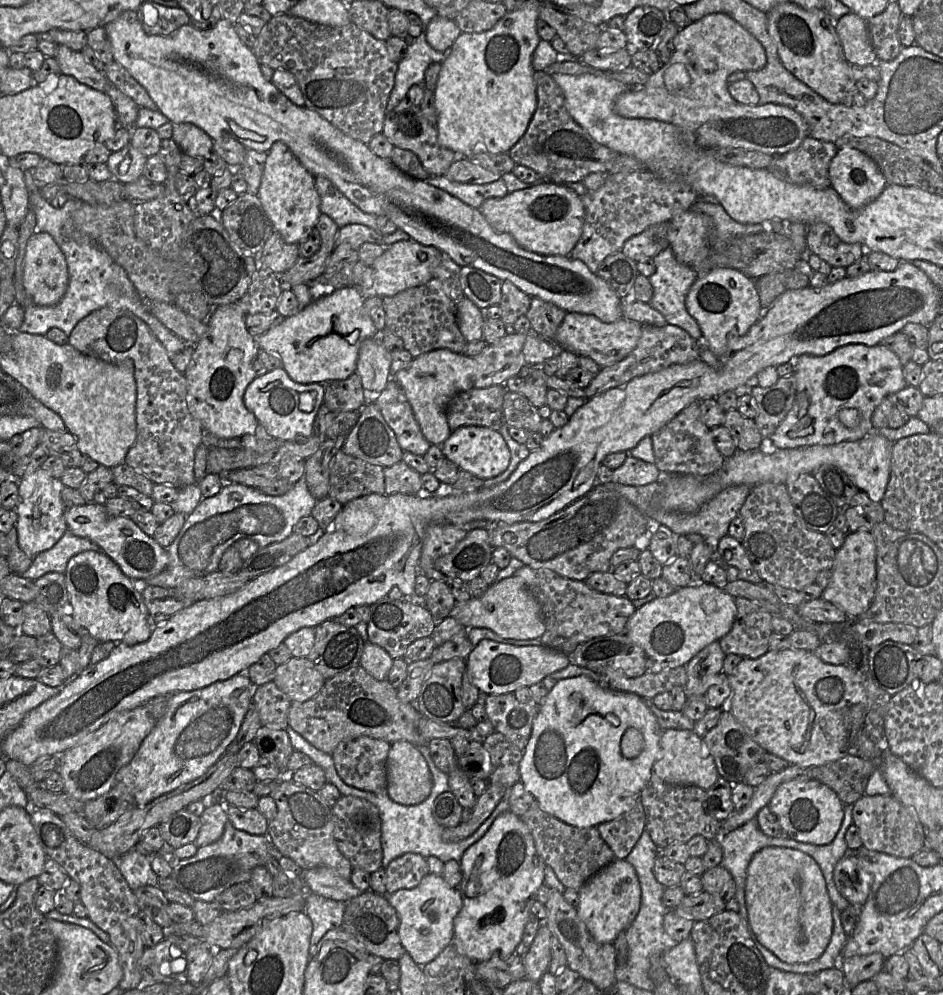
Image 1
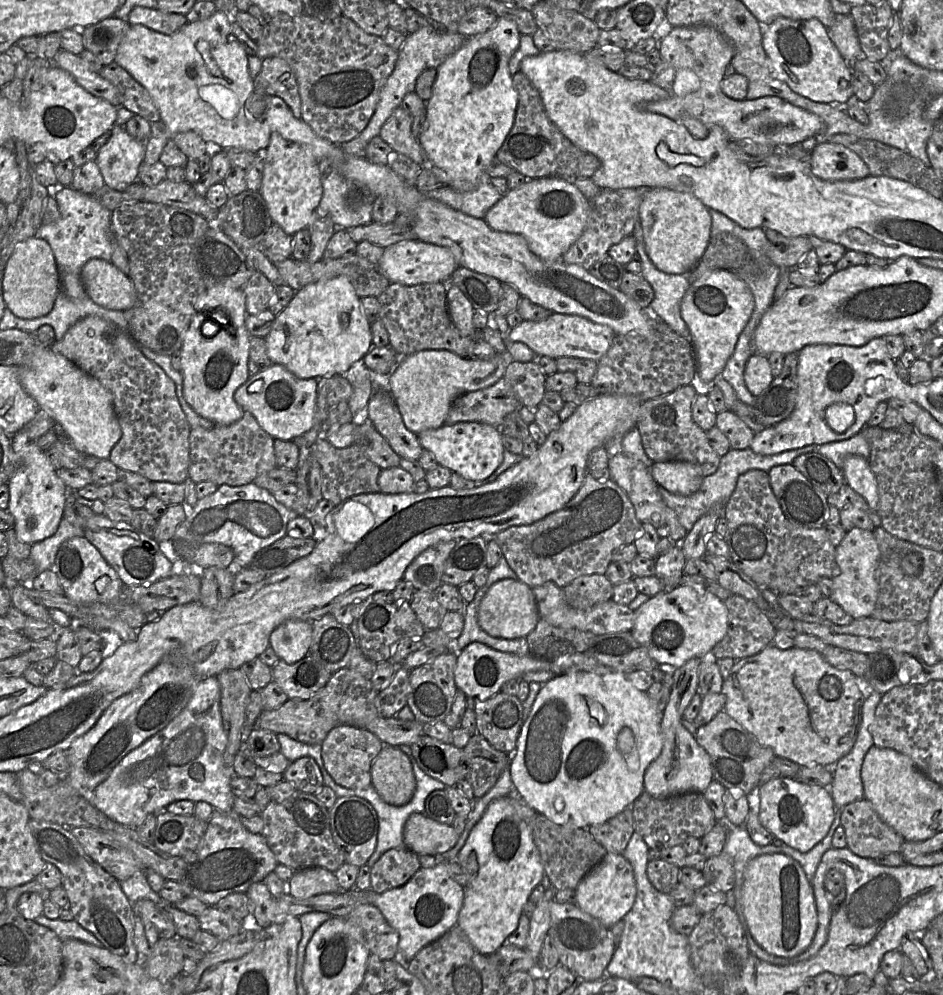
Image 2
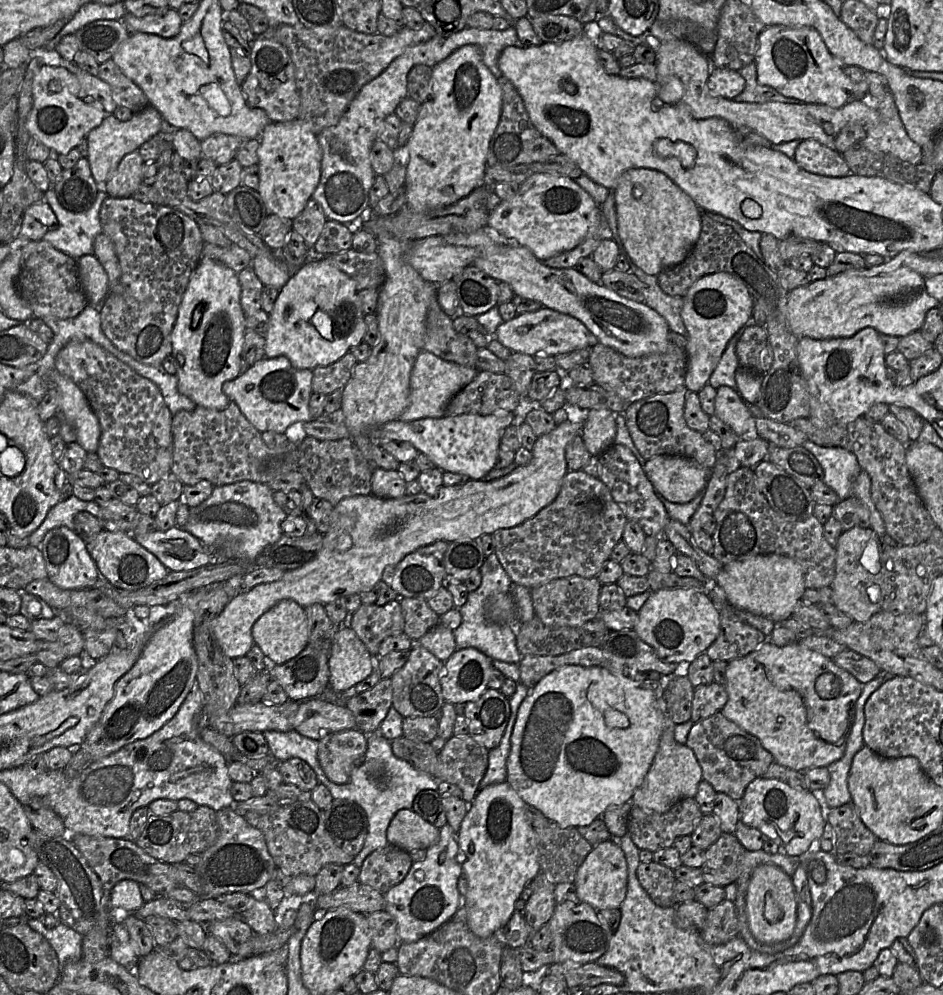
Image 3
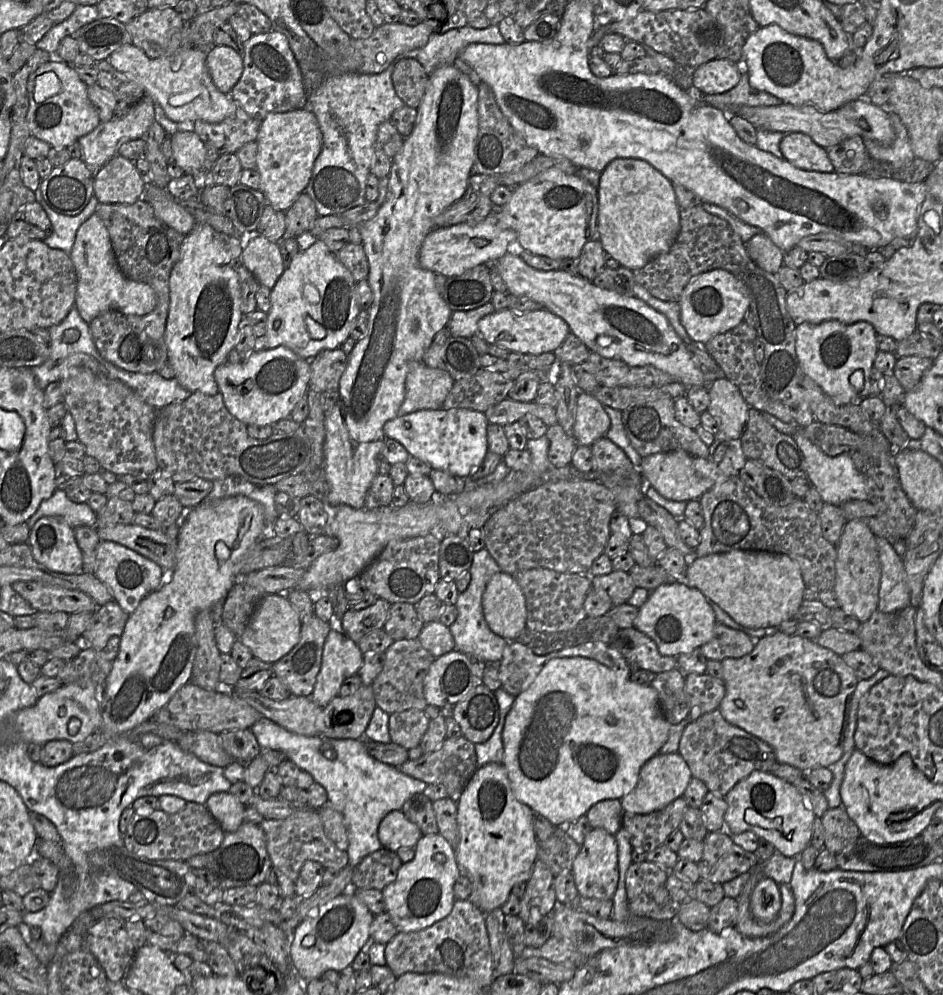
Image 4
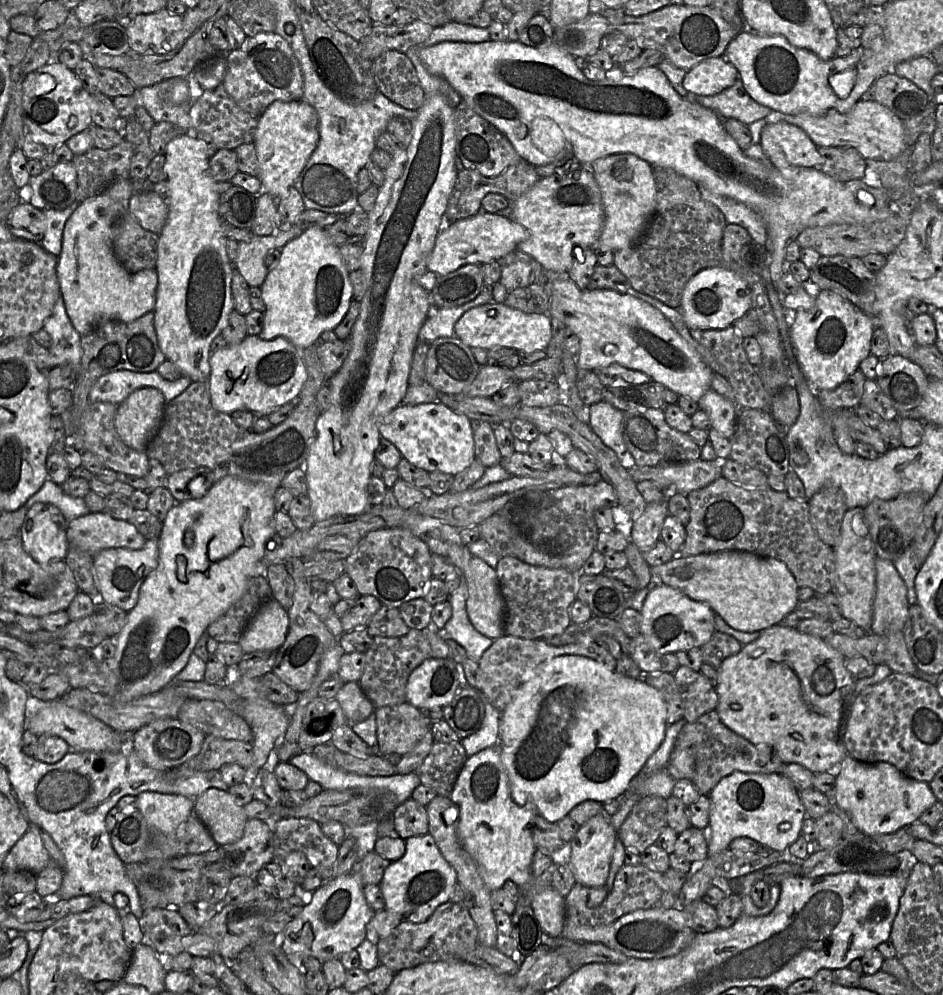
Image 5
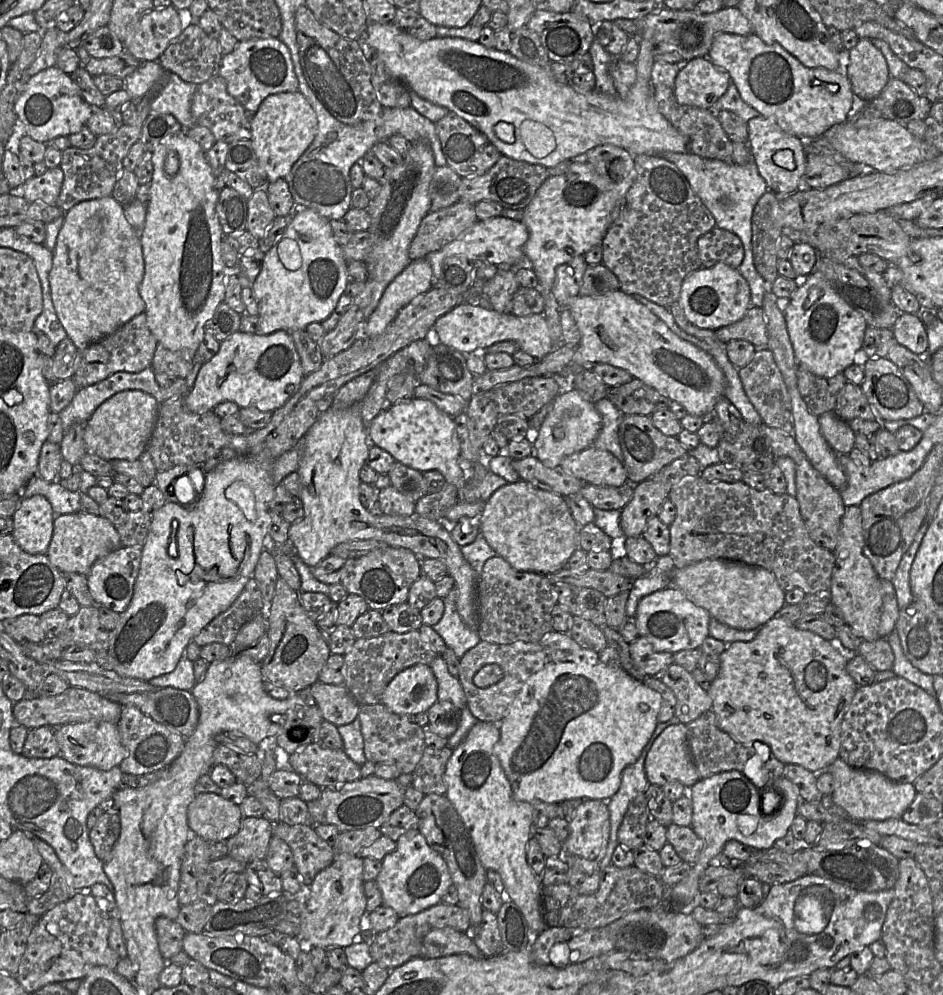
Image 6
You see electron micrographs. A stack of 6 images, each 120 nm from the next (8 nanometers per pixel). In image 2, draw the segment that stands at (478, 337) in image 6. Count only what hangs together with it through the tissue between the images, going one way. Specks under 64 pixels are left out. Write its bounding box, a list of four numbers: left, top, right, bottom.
[506,313,616,362]

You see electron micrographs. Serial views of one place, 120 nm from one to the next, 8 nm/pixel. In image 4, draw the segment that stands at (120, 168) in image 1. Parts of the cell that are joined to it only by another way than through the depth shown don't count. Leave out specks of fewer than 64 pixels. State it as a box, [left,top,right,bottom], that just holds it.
[80,95,155,174]

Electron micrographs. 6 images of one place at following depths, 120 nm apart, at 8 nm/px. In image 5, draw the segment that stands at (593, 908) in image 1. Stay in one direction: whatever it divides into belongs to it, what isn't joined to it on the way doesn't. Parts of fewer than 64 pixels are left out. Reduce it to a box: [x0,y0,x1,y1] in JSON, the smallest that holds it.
[568,815,617,887]

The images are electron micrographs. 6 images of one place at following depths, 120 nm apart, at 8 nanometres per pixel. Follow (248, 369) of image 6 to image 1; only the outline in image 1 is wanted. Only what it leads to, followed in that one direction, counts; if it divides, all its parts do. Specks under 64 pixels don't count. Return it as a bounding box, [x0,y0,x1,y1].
[243,369,324,441]

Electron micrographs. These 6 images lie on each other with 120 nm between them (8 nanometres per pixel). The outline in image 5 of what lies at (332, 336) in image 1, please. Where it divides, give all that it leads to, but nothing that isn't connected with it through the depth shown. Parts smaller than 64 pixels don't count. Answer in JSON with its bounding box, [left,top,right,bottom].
[259,225,353,350]

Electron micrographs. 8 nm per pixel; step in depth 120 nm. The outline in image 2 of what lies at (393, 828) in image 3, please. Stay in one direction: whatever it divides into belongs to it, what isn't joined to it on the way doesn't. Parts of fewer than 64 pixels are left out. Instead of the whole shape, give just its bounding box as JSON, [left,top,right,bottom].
[404,813,460,855]

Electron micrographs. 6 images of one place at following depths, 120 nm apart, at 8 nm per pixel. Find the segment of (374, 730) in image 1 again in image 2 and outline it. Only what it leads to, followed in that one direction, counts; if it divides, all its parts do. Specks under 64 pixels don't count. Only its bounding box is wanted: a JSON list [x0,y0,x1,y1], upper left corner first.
[255,667,379,744]

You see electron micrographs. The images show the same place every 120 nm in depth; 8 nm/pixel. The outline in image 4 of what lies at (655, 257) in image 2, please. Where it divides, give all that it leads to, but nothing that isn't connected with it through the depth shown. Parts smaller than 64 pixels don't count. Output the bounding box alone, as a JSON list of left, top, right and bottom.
[597,158,680,270]

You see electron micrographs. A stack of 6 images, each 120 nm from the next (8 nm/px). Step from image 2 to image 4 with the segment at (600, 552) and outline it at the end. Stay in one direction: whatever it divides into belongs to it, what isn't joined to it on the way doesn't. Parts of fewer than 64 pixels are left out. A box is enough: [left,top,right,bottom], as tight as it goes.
[482,480,615,576]

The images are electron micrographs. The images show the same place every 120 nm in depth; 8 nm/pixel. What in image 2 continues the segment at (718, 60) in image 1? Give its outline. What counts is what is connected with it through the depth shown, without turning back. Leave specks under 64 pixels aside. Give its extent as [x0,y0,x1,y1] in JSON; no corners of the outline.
[640,21,825,149]

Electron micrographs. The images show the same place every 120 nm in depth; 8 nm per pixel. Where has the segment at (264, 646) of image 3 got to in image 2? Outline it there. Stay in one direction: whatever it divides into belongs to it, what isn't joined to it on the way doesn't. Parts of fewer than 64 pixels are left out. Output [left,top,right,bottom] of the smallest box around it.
[270,619,312,663]

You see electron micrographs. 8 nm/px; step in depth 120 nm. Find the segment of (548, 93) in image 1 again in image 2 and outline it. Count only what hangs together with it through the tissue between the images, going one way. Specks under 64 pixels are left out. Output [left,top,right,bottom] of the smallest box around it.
[495,72,585,178]

